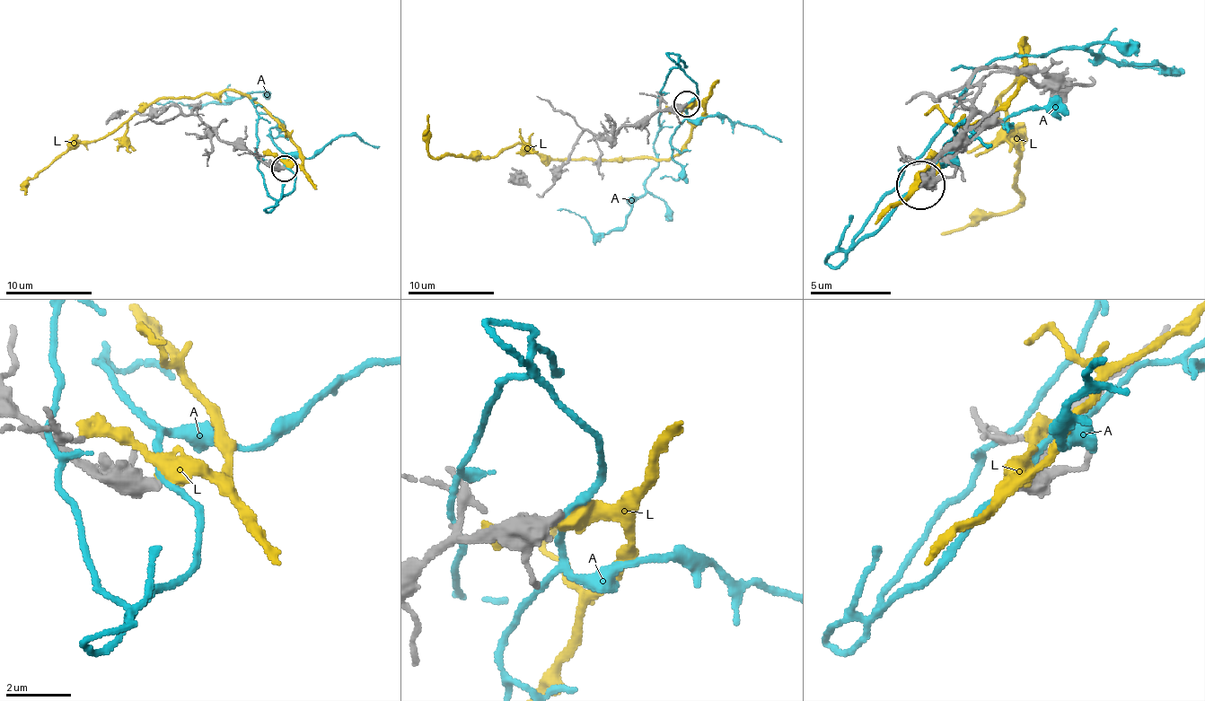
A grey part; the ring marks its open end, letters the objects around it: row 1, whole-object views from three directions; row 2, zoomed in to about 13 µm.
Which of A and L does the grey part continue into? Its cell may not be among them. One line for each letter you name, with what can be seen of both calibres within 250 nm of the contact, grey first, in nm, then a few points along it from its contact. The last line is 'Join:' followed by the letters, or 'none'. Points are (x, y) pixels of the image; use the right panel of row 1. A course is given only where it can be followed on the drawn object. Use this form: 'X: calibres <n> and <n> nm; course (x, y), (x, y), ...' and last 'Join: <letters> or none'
Join: none

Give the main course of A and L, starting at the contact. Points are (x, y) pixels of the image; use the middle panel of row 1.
A: (686, 105), (697, 85), (677, 68), (660, 92), (657, 168), (622, 227), (594, 233), (577, 214), (558, 209)
L: (686, 105), (703, 108), (703, 118), (660, 160), (547, 160), (523, 144), (492, 157), (434, 157), (427, 114)

